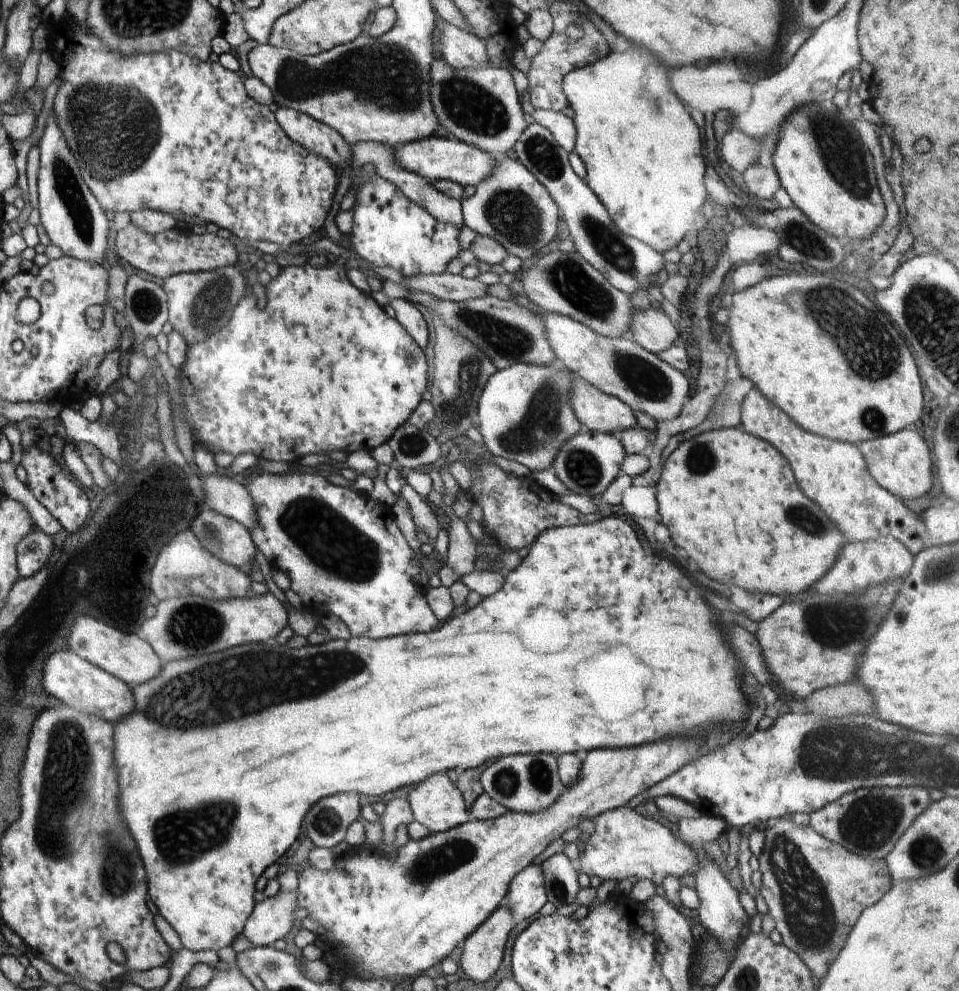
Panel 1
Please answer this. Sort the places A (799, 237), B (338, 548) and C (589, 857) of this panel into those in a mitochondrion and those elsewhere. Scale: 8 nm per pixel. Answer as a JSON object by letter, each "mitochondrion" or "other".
{"A":"mitochondrion","B":"mitochondrion","C":"other"}

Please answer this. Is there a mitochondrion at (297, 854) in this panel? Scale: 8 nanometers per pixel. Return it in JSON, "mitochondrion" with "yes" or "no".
{"mitochondrion":"no"}

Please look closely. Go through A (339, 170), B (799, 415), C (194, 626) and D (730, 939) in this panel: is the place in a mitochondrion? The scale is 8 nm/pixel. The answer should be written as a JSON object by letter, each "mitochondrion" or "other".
{"A":"other","B":"other","C":"mitochondrion","D":"other"}

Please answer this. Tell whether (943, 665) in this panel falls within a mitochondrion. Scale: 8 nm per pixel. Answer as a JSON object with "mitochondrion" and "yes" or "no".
{"mitochondrion":"no"}

